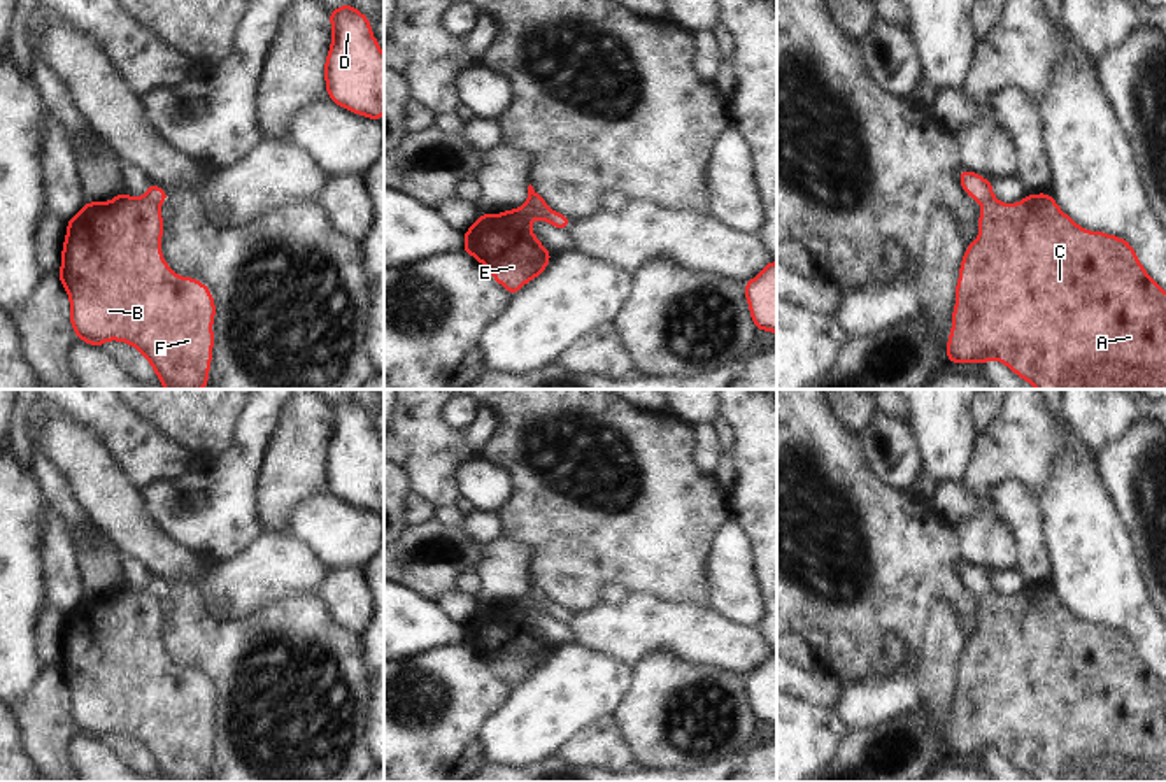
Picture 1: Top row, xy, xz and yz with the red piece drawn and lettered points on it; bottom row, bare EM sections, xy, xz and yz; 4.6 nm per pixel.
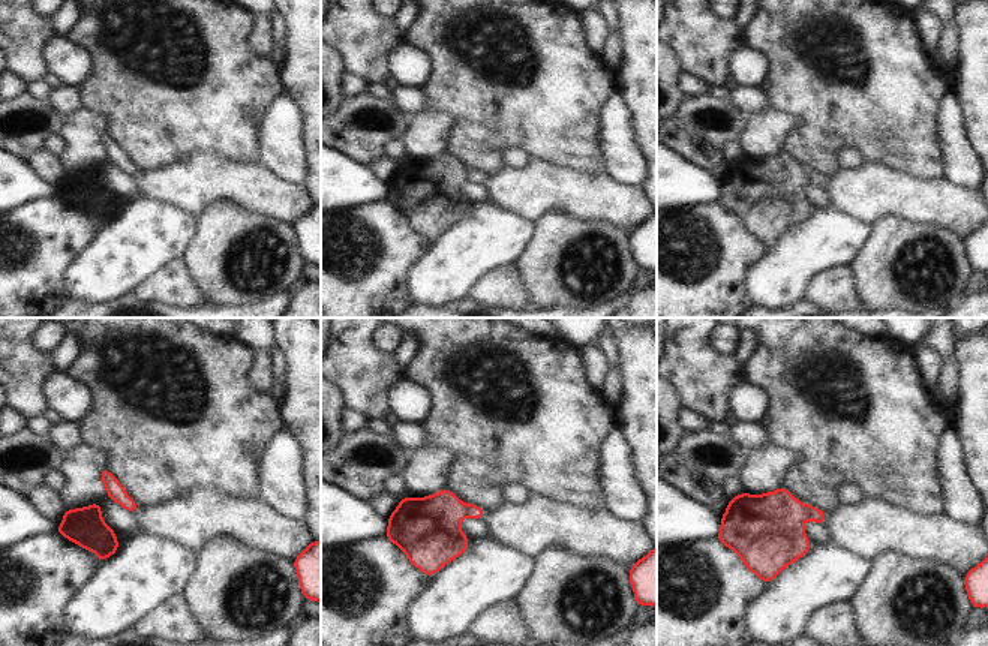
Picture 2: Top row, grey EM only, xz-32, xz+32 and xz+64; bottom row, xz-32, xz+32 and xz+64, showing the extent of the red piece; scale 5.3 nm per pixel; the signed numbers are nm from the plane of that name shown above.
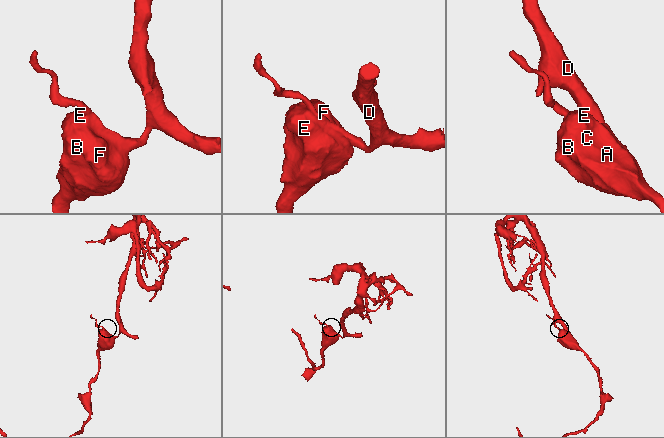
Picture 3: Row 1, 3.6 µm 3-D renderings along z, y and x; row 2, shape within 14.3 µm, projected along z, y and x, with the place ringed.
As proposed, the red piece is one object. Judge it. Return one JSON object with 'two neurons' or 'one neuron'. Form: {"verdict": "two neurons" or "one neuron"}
{"verdict": "two neurons"}

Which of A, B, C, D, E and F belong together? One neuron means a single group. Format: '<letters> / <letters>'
A B C E F / D

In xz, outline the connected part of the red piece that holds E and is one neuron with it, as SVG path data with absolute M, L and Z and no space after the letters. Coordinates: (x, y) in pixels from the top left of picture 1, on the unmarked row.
M526 594L501 607L479 607L463 626L463 643L482 656L510 689L537 672L552 649L530 621L535 612L544 614L544 608Z

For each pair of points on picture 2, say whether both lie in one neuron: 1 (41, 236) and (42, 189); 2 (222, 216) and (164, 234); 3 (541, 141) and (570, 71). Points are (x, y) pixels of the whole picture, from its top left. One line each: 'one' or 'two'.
1: two
2: two
3: one

